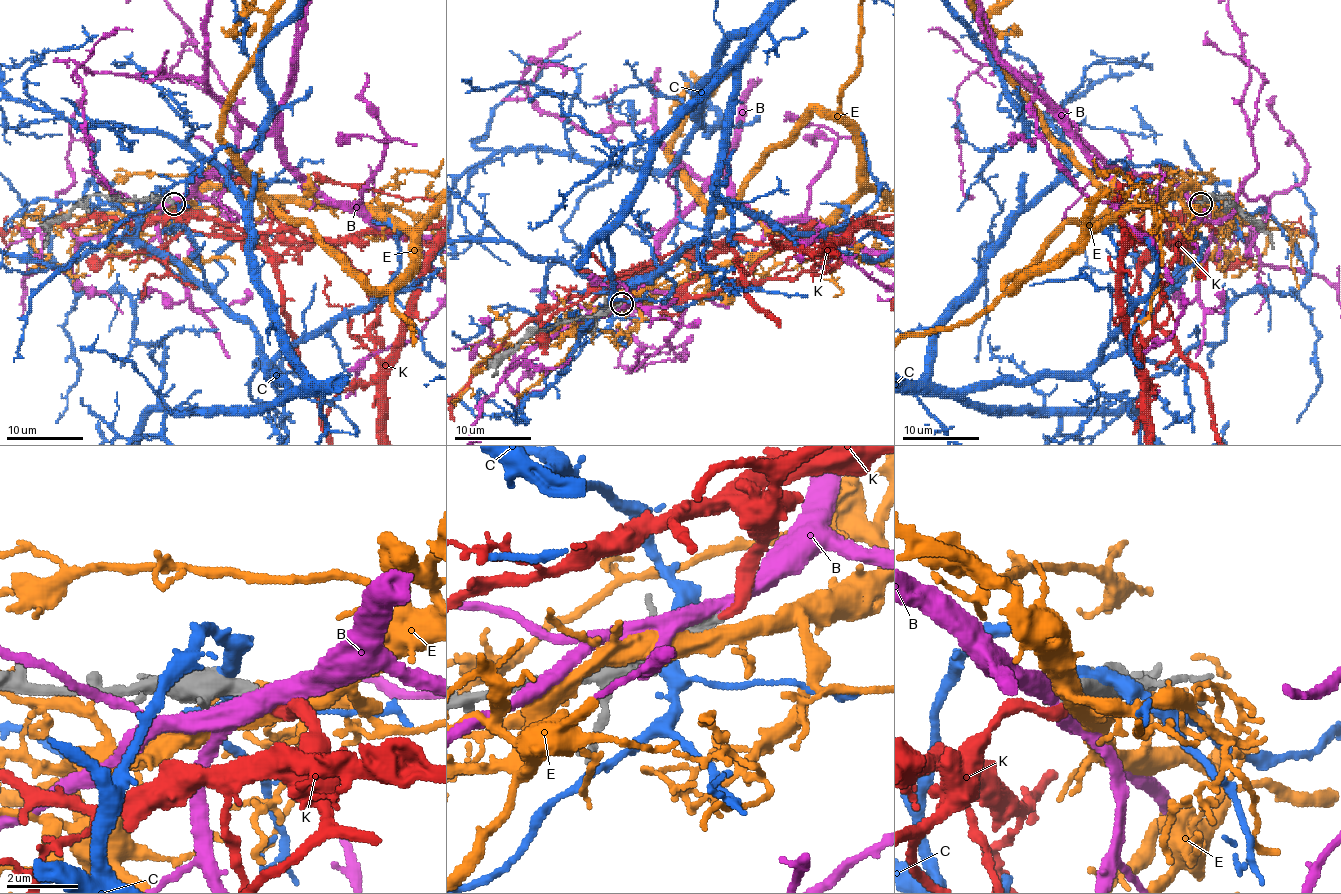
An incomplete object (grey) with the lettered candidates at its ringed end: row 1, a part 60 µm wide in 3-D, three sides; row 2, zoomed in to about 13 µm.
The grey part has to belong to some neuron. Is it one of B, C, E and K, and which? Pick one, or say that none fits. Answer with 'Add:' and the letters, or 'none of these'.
Add: K

